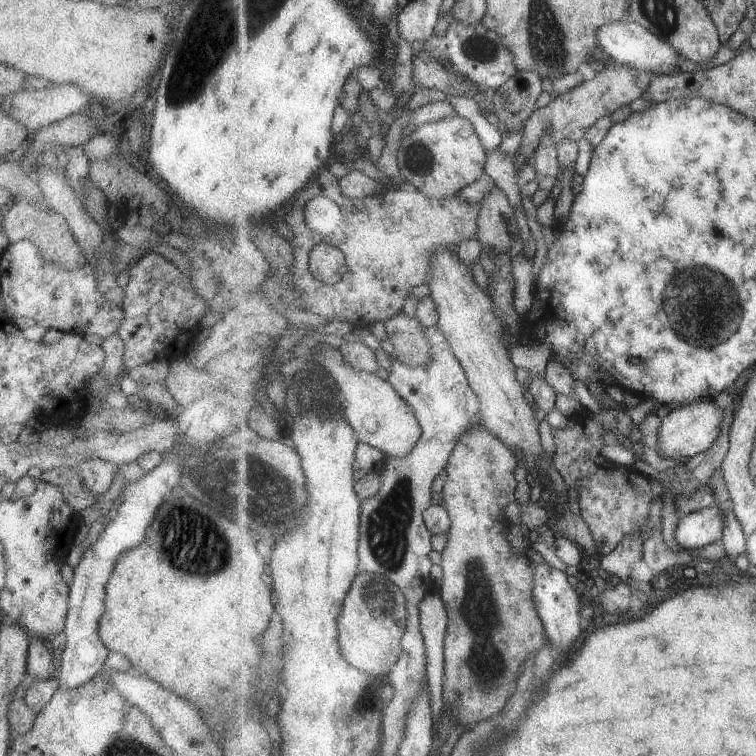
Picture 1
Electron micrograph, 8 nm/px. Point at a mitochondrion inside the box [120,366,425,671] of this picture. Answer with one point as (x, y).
(178, 537)

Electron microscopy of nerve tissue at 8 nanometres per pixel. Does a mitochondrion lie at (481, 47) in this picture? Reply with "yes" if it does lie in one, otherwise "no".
yes

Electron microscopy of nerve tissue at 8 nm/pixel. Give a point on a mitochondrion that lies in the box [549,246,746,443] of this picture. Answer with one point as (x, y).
(702, 307)

